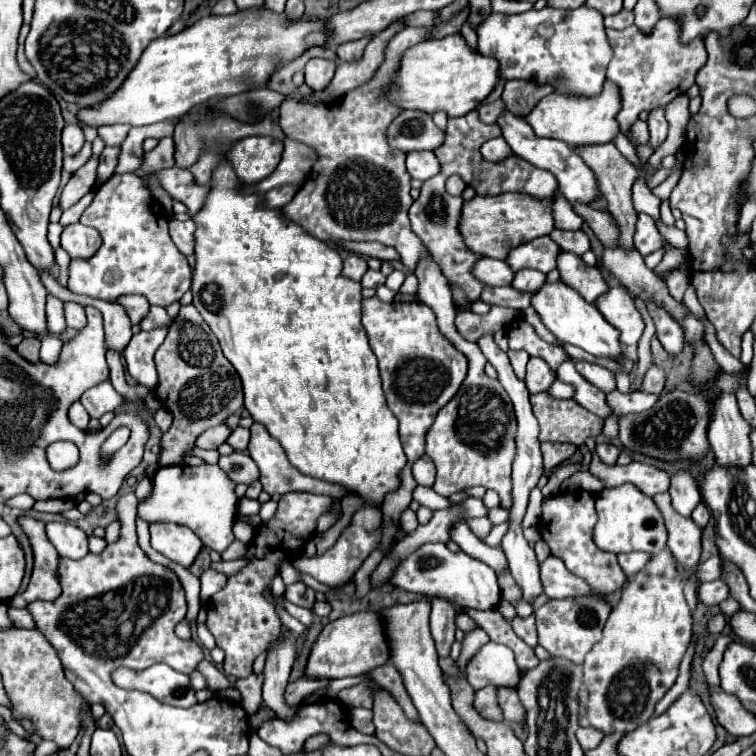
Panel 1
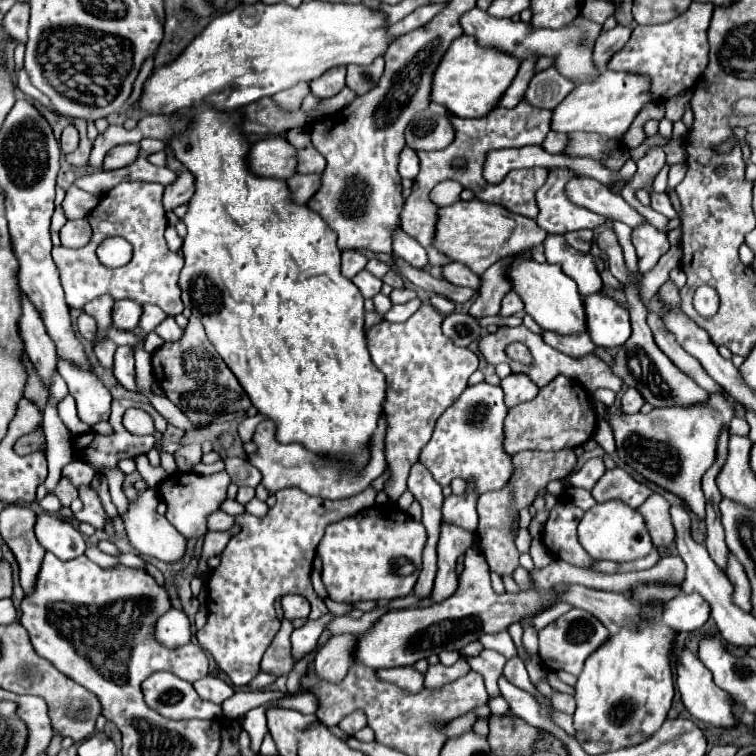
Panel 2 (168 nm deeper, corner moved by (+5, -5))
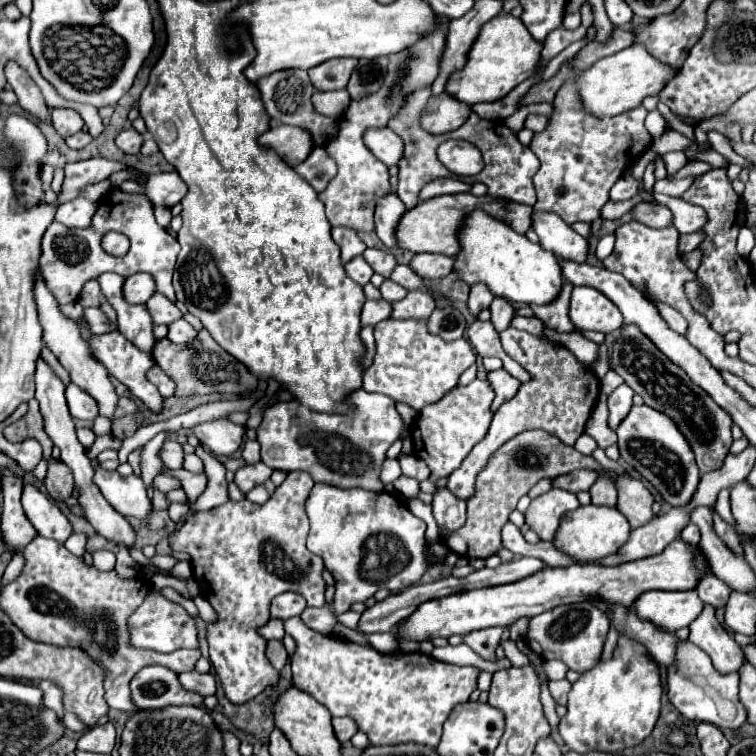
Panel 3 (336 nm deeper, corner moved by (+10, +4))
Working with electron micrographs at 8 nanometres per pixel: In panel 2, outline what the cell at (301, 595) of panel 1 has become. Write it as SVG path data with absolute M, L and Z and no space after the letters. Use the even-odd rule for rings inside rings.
M285 595L281 599L281 609L285 613L285 619L303 619L309 615L309 601L301 595Z

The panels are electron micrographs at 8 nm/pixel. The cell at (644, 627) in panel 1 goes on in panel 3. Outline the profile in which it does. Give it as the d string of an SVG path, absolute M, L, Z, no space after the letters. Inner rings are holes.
M632 654L628 658L598 660L596 666L582 672L568 694L568 712L560 720L560 736L570 750L580 754L590 750L620 752L638 746L650 732L660 714L662 700L660 670L654 658Z

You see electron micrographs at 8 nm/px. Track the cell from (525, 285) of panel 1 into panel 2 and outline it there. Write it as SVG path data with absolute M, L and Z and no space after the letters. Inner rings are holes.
M509 291L509 293L503 297L503 301L501 301L499 317L511 317L511 315L515 315L515 313L519 313L519 311L523 311L523 303L521 303L521 299L517 297L517 293Z

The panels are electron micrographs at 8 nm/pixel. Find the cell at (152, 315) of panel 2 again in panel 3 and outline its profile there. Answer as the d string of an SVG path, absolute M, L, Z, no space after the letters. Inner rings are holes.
M158 292L152 294L152 298L146 302L146 308L152 314L154 324L170 324L170 322L182 318L182 312L168 298L164 298Z

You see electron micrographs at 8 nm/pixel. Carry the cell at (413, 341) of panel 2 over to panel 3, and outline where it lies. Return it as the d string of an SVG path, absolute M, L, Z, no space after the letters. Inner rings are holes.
M386 318L374 326L376 356L372 366L364 372L362 388L390 396L394 402L404 402L416 412L428 404L442 400L452 388L458 386L460 374L476 362L476 354L468 340L460 338L444 342L440 336L430 334L426 320L394 320Z

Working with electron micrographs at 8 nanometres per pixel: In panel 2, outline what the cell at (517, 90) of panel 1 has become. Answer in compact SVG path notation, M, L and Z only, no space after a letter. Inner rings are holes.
M549 67L545 71L539 71L531 83L529 89L525 93L525 99L529 103L533 103L535 107L543 107L543 109L555 109L561 99L565 99L565 95L569 95L569 91L573 91L573 83L563 77L557 67Z

